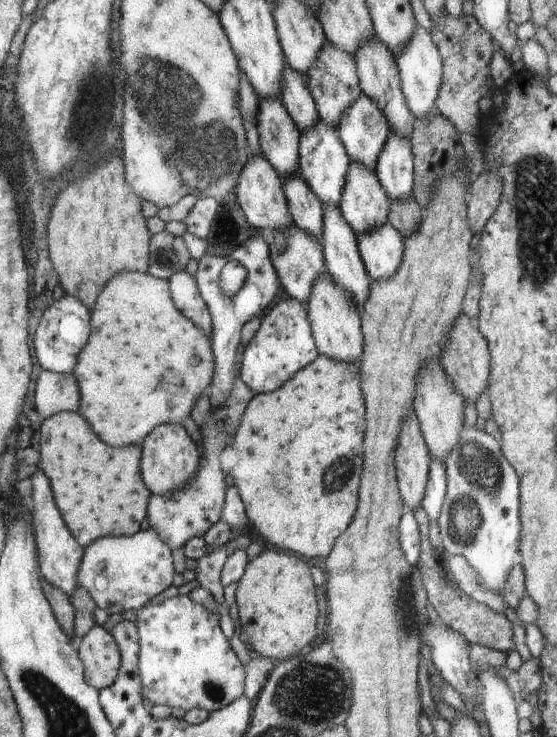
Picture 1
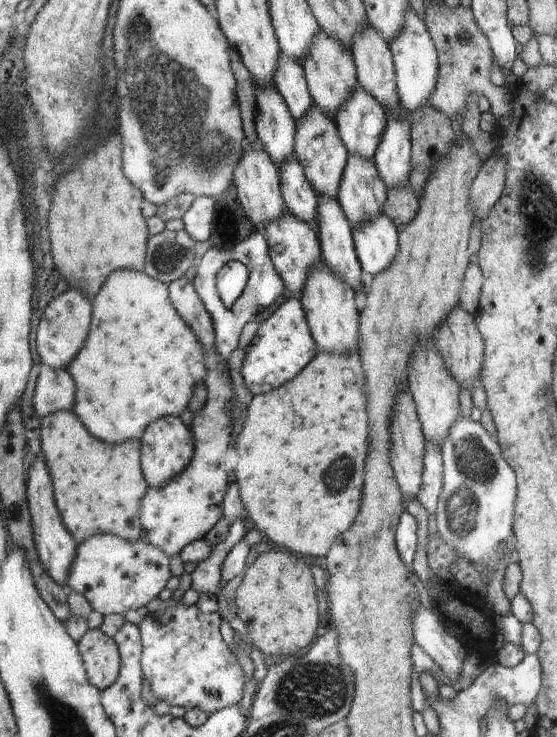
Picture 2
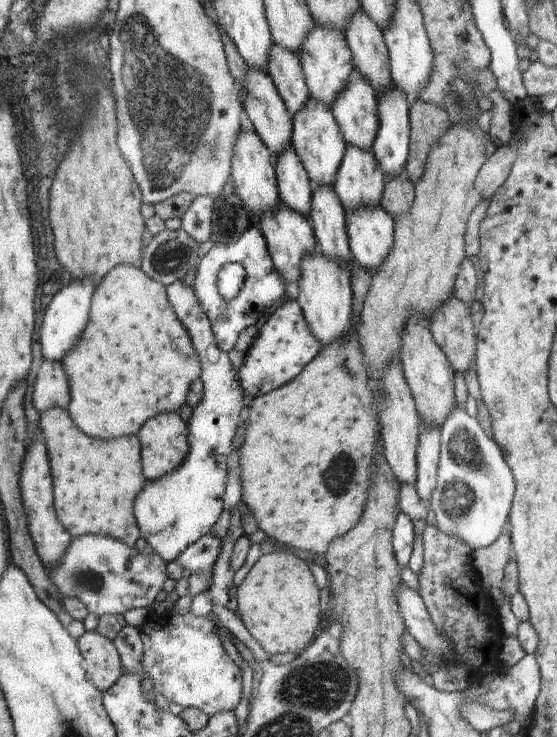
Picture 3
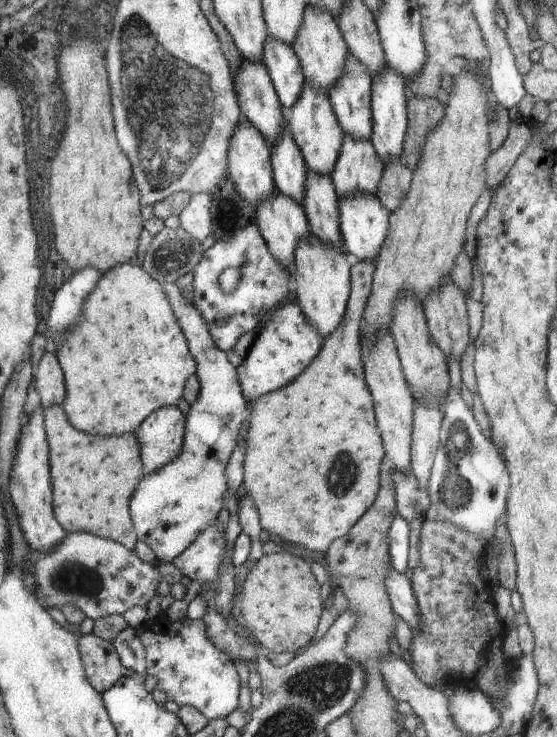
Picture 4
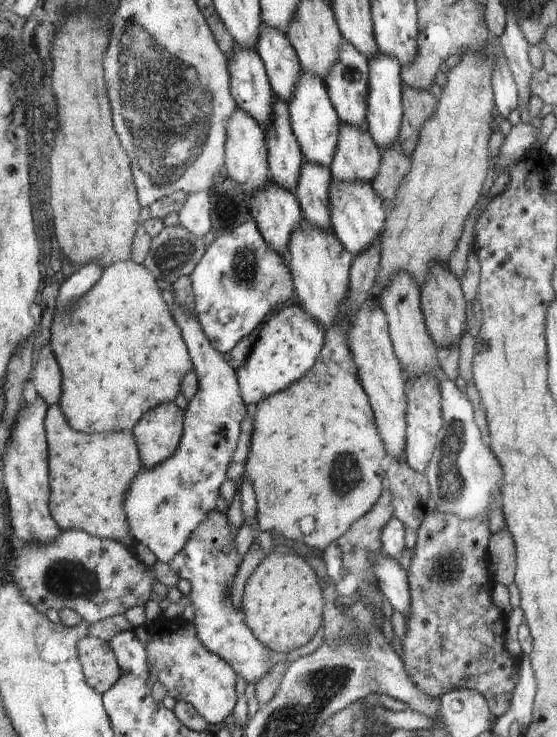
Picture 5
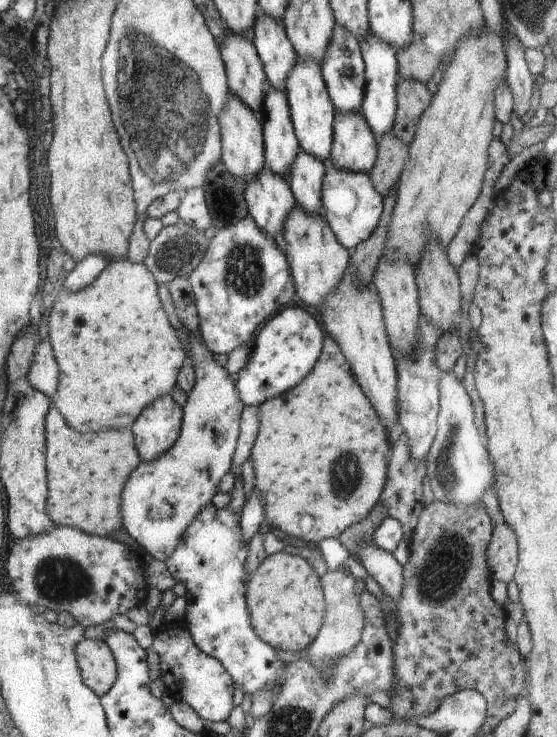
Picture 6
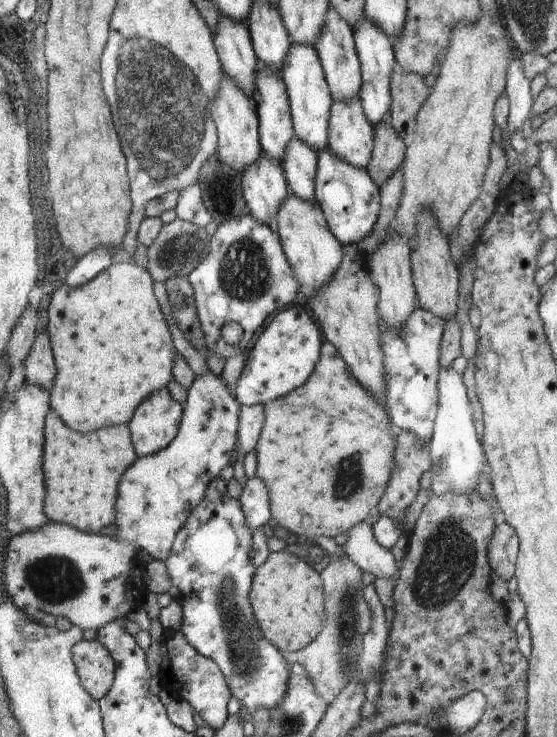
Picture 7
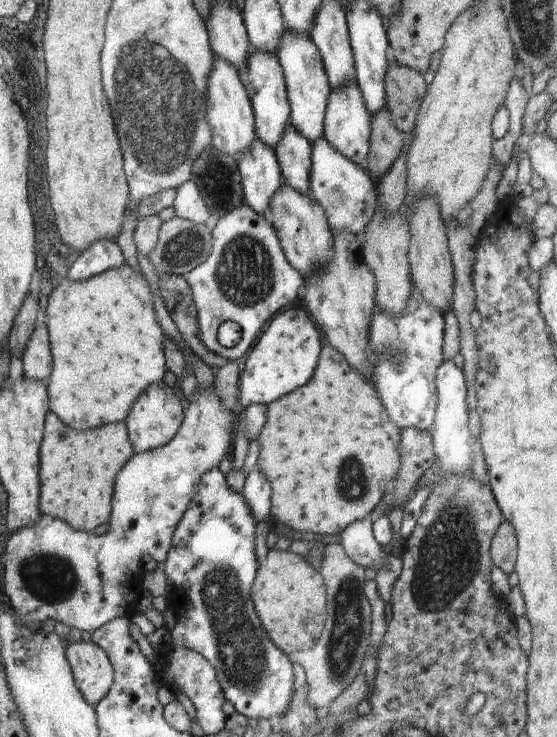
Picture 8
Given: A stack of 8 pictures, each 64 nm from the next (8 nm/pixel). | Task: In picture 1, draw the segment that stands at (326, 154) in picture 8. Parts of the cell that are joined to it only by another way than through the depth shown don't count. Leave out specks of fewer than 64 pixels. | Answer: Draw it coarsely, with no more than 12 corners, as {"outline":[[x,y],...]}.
{"outline":[[388,221],[358,234],[372,281],[403,260],[403,234]]}

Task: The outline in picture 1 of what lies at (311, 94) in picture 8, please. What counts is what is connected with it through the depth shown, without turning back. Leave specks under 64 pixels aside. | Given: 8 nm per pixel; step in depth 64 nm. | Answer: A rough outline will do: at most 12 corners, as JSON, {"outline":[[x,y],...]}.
{"outline":[[319,119],[300,132],[298,174],[340,207],[351,157]]}

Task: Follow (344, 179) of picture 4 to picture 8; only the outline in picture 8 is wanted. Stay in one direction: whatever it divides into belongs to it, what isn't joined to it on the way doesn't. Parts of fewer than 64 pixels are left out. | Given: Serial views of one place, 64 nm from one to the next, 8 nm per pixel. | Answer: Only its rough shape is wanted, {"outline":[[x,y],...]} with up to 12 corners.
{"outline":[[357,80],[331,88],[324,138],[356,165],[371,152]]}

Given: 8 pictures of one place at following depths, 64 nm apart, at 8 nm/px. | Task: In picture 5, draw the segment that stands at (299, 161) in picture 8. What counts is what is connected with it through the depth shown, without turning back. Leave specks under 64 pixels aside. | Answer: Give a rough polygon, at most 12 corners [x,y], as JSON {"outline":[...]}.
{"outline":[[306,160],[296,192],[308,223],[331,228],[331,173]]}

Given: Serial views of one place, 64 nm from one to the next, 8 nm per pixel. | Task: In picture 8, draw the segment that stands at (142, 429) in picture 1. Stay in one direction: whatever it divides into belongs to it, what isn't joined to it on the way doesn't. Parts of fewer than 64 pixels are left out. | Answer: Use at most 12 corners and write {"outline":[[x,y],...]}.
{"outline":[[142,272],[51,286],[51,412],[123,422],[166,374]]}

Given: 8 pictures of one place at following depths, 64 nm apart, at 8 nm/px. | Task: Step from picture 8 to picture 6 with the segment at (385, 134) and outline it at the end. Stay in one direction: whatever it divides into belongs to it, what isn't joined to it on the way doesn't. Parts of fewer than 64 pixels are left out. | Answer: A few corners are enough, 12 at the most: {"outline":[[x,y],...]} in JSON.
{"outline":[[392,132],[378,138],[368,176],[386,199],[397,187],[409,150]]}

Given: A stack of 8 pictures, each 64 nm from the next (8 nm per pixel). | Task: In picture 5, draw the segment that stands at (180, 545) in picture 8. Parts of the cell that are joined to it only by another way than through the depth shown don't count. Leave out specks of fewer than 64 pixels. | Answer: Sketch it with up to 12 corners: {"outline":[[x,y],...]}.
{"outline":[[211,513],[168,566],[192,586],[192,622],[247,684],[271,652],[230,602],[242,561],[225,514]]}

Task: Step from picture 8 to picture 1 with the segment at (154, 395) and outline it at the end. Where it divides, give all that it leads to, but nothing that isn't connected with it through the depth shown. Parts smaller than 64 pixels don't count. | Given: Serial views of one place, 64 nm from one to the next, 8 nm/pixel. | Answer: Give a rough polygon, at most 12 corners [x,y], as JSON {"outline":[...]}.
{"outline":[[160,424],[144,448],[144,484],[174,494],[200,452],[180,424]]}

